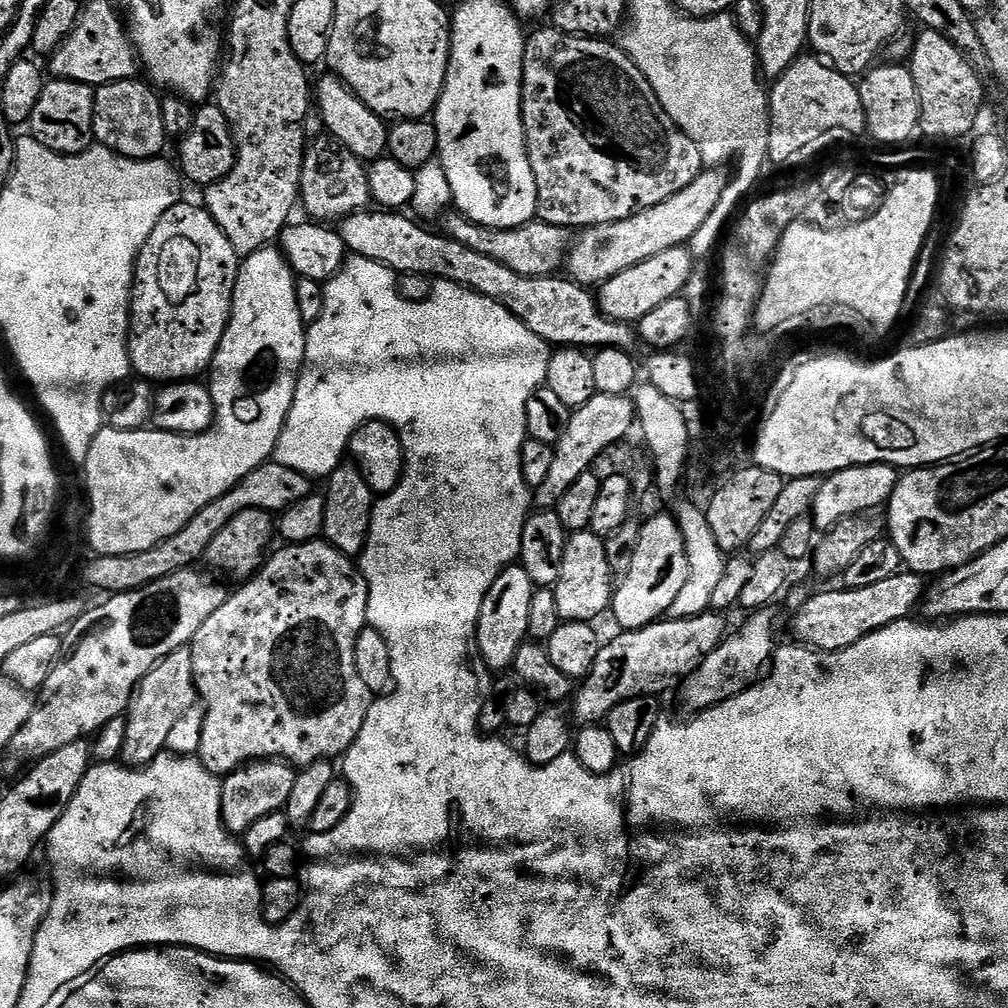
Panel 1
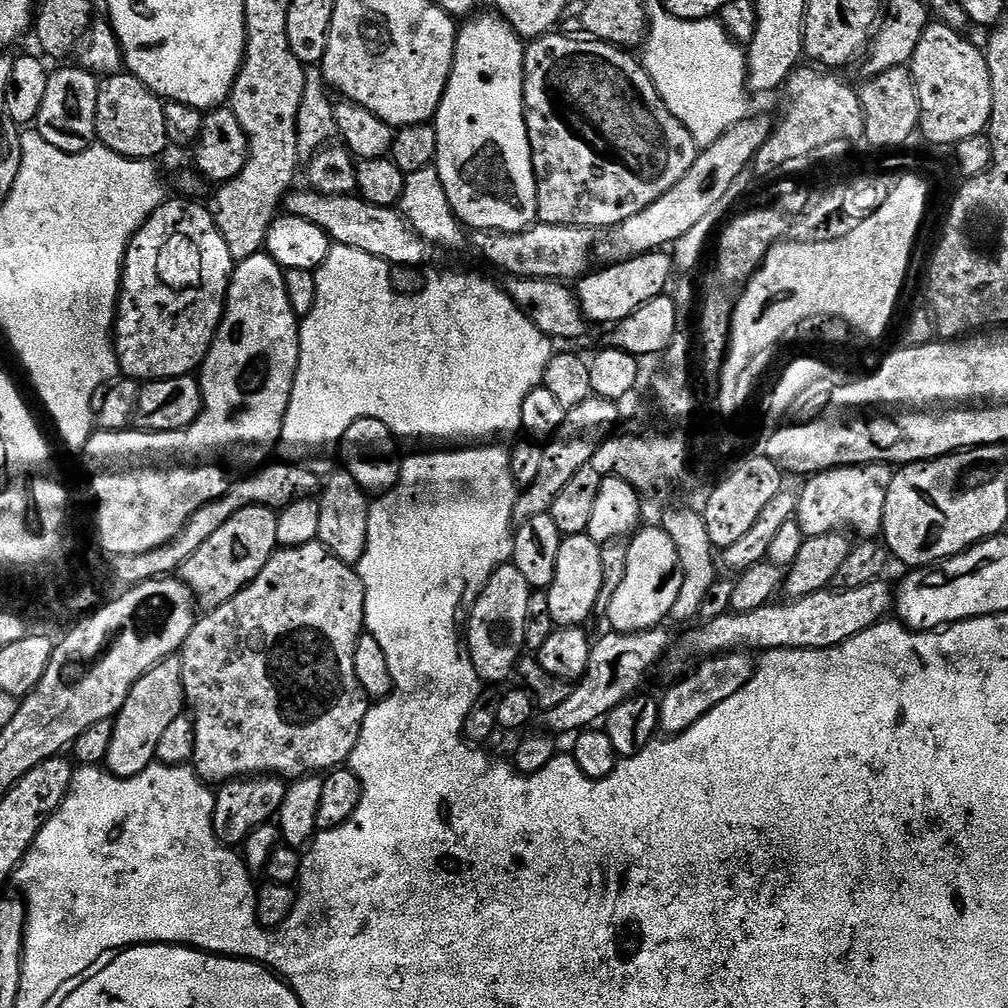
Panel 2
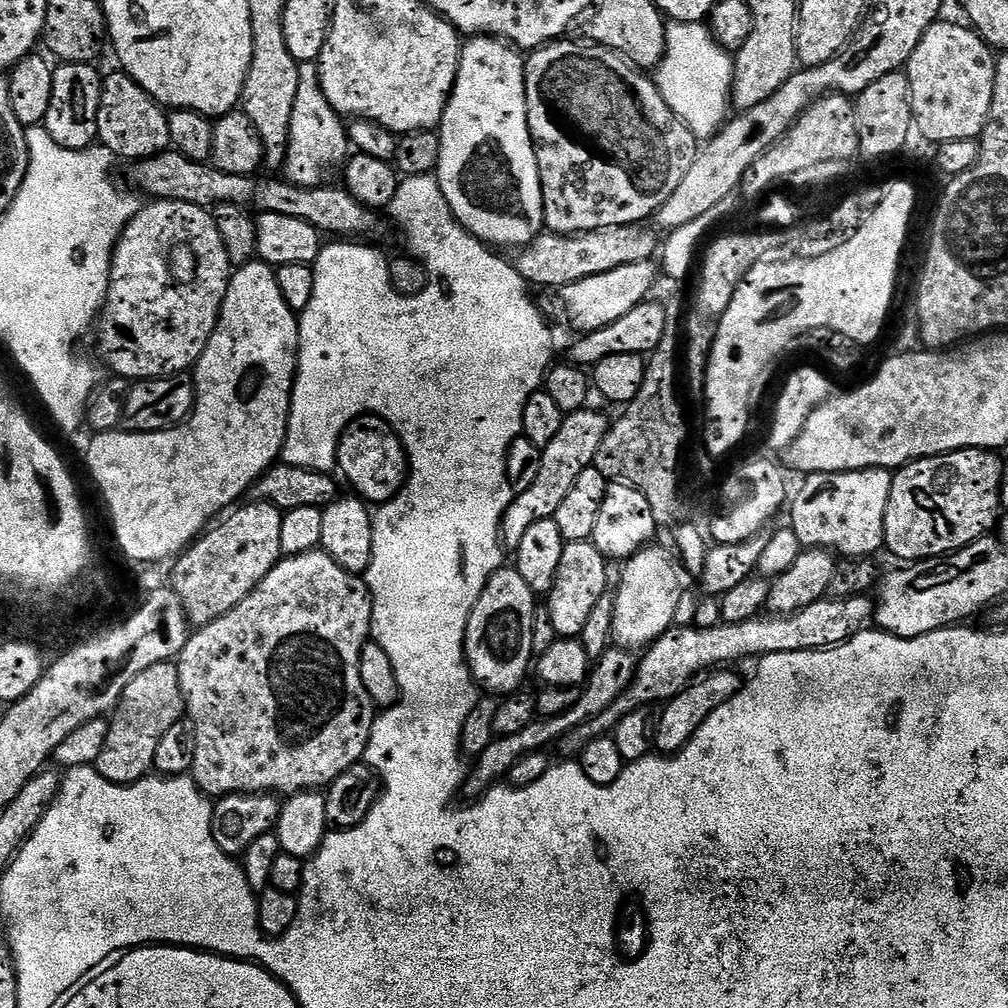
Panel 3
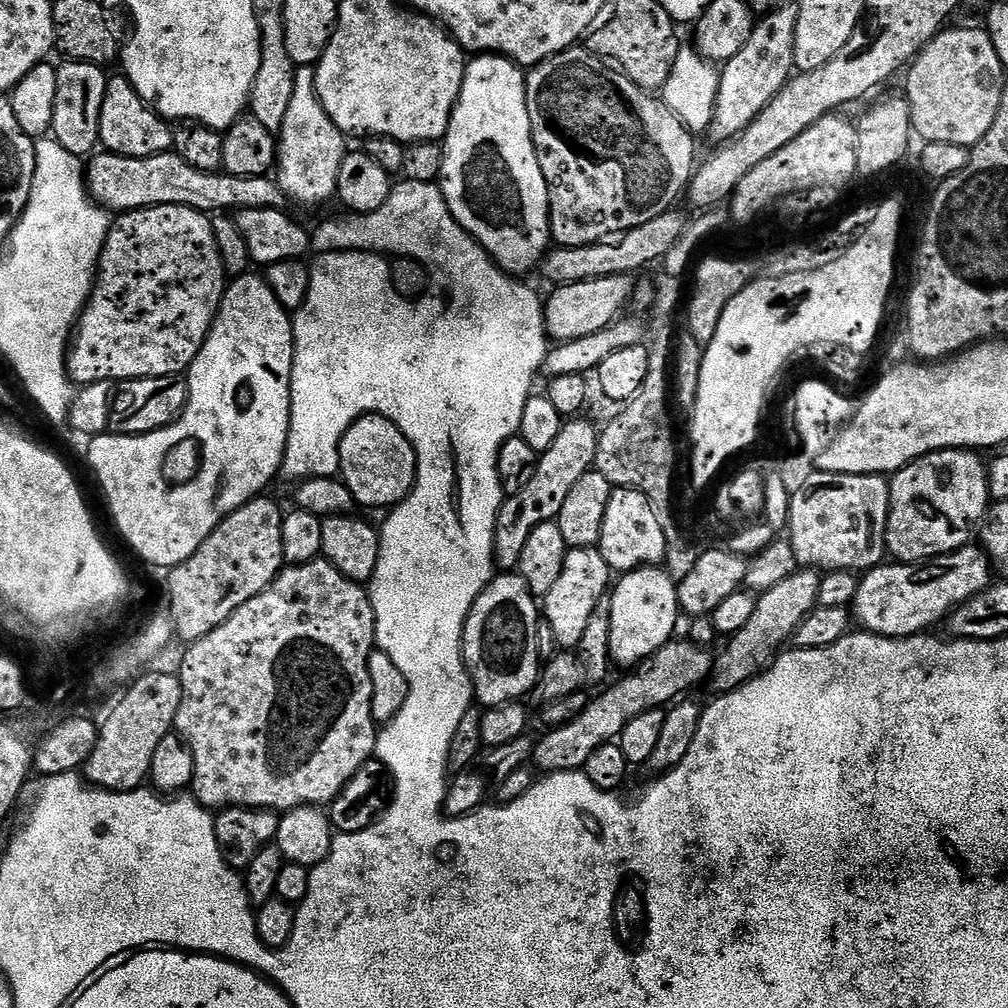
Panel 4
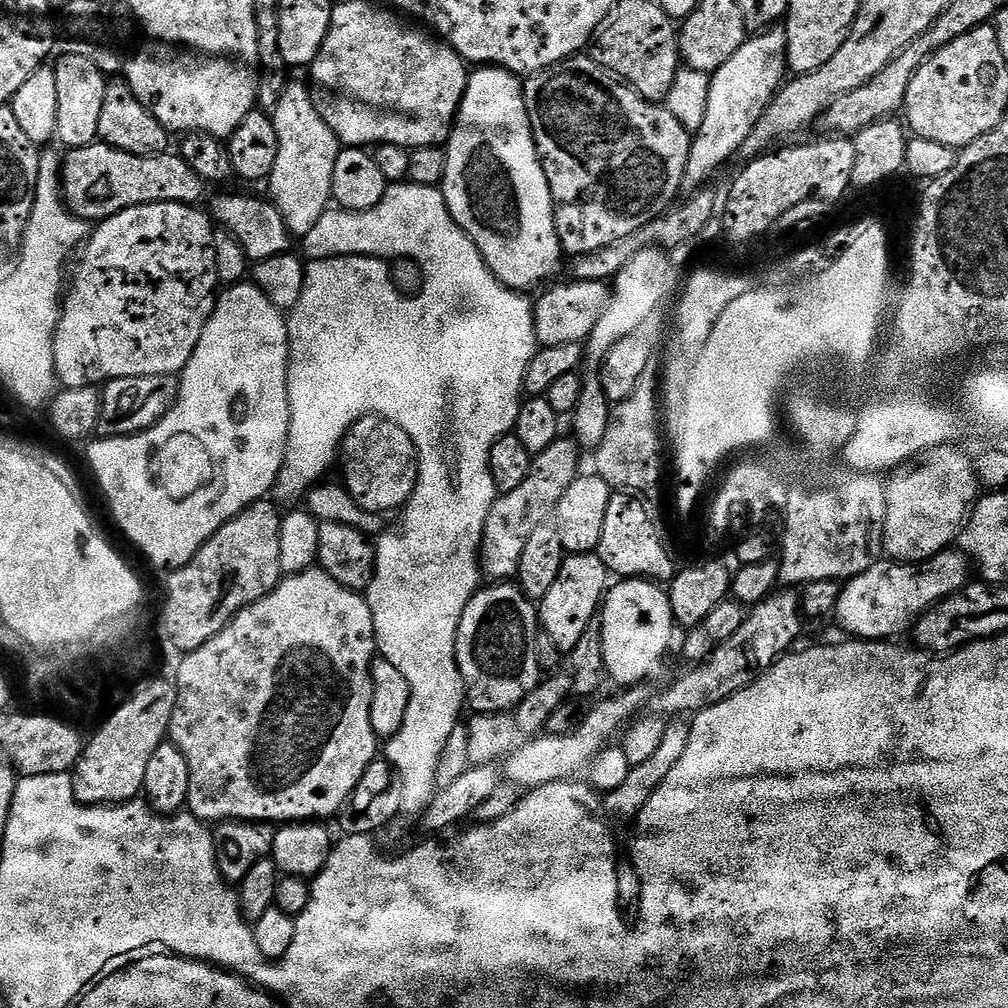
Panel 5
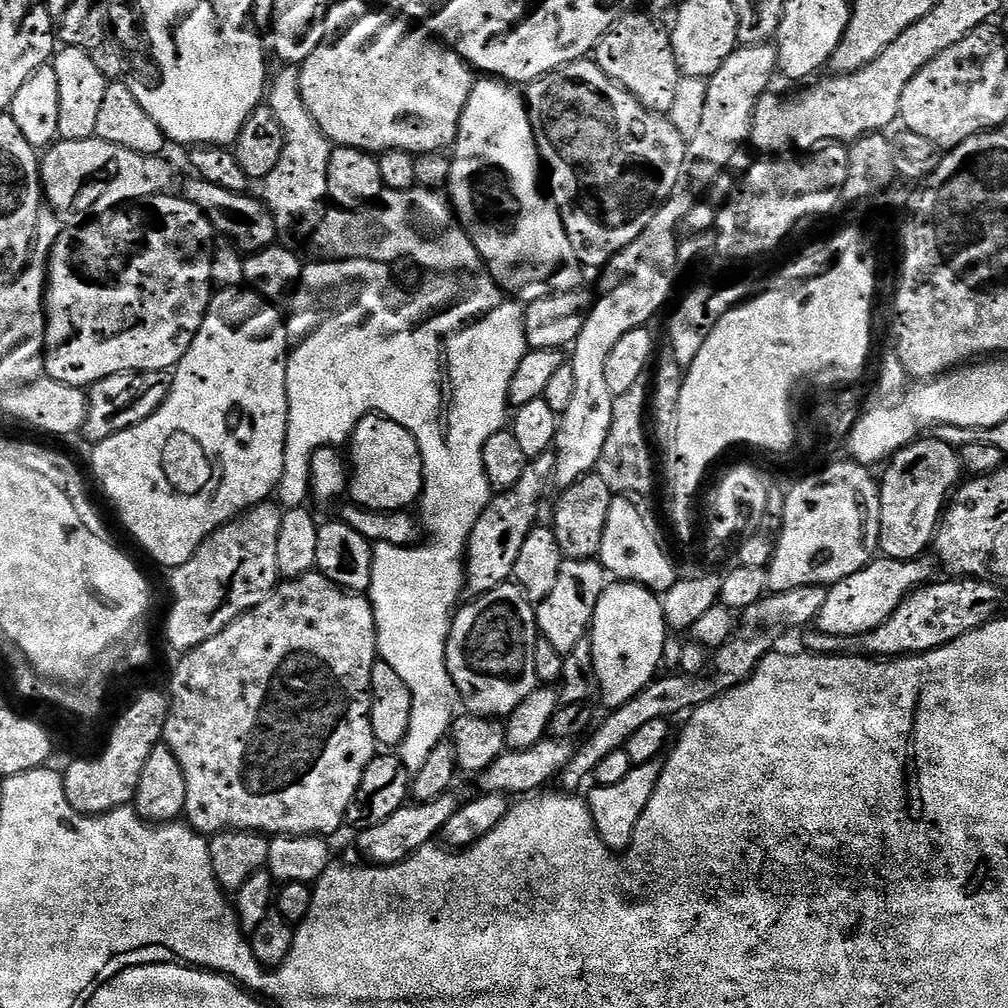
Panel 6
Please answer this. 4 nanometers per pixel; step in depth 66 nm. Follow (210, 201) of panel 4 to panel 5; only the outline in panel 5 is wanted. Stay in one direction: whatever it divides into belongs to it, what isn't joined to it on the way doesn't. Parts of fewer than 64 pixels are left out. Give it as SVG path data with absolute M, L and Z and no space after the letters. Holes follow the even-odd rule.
M97 142L85 148L73 148L65 155L60 169L60 183L62 185L62 199L73 216L85 222L99 222L118 214L127 208L139 204L190 204L199 205L204 196L206 185L194 170L179 154L165 154L163 156L135 156L126 154L122 150L112 148L109 144Z

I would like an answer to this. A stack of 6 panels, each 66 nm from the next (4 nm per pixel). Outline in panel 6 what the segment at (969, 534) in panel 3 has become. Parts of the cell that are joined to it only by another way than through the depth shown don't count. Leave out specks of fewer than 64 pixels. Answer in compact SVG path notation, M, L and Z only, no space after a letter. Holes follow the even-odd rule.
M921 438L891 457L884 470L884 480L879 481L879 551L890 560L915 560L923 557L927 553L924 551L927 548L929 551L933 543L950 493L961 483L959 451L941 440Z

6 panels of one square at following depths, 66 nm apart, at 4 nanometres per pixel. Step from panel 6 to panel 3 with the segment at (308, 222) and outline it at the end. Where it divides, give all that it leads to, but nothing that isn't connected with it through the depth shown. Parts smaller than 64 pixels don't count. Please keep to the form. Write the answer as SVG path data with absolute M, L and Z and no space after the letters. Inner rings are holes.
M299 63L298 93L294 98L293 113L290 116L290 138L287 154L282 165L285 177L300 188L319 187L324 176L334 165L341 165L349 155L347 125L328 103L321 88L319 65Z

